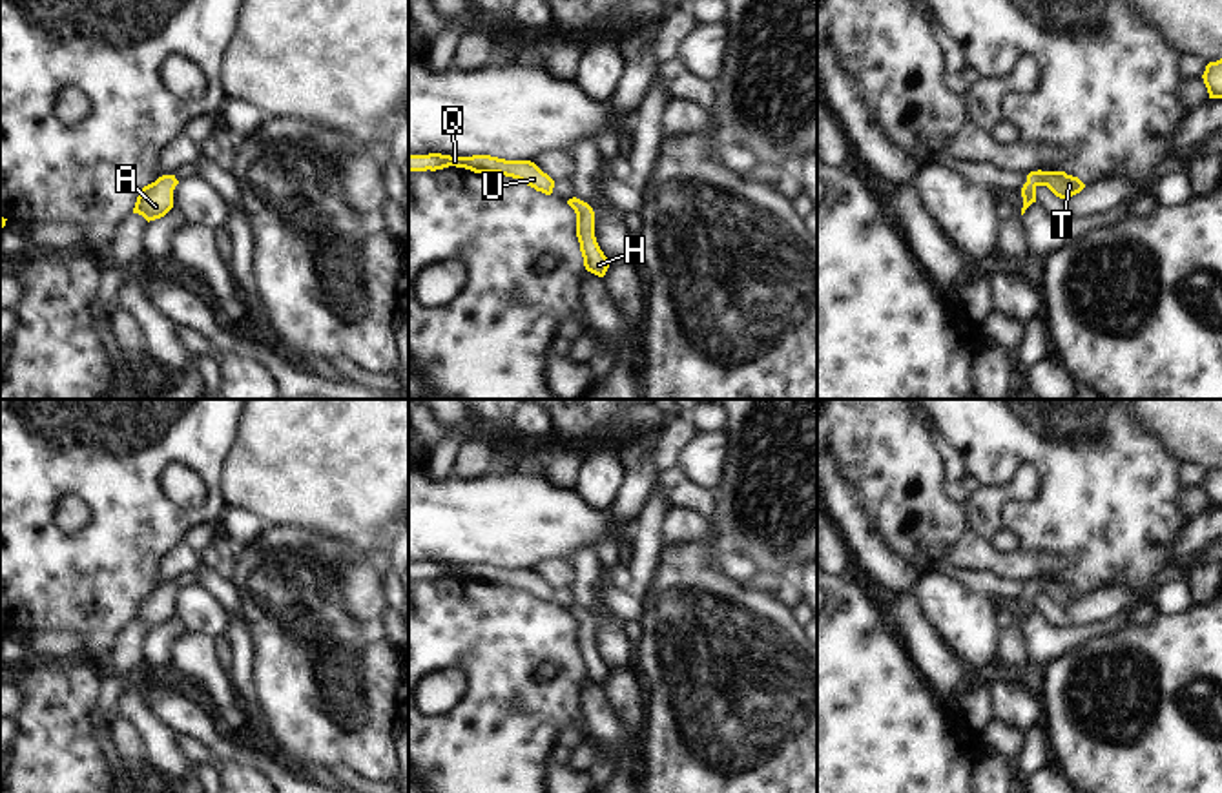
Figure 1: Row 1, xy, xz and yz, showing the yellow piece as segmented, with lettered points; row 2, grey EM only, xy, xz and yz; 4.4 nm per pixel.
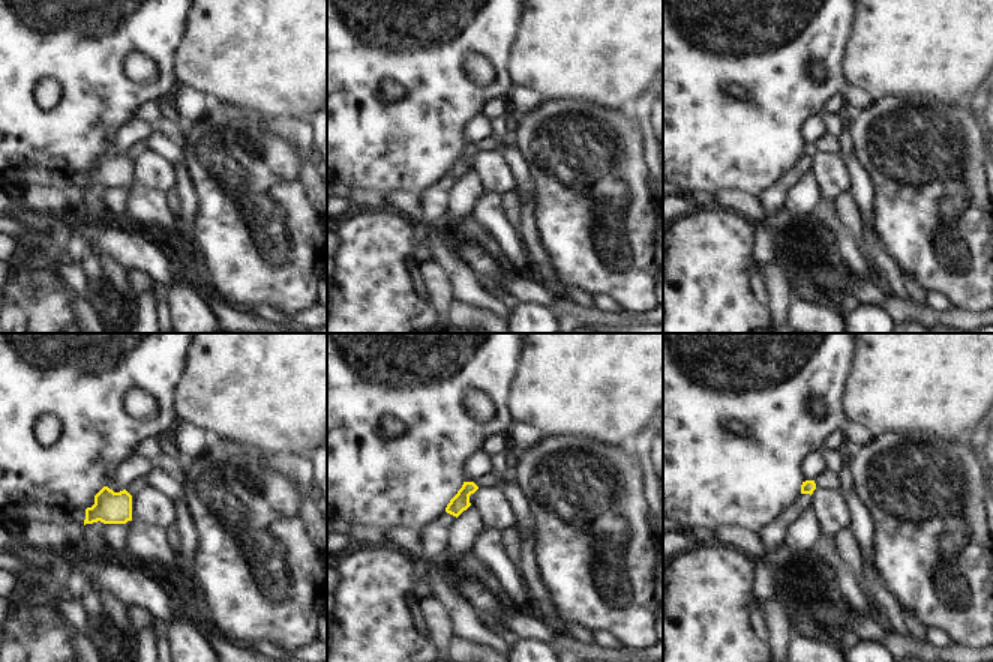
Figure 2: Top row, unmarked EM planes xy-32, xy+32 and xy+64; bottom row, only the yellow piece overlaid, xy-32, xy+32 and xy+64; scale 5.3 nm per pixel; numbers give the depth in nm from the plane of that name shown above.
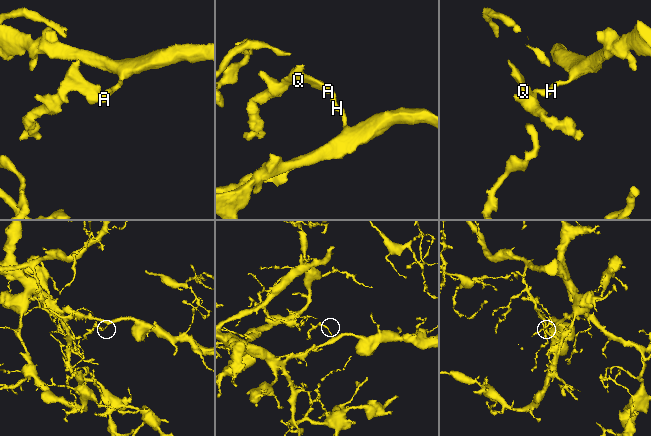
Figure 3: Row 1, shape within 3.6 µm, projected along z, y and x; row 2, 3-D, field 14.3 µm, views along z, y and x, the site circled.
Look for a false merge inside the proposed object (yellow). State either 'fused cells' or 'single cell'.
single cell

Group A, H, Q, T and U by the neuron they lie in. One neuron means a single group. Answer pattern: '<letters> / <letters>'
A H Q T U

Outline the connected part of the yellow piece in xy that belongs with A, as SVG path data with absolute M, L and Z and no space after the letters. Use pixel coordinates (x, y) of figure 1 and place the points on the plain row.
M162 583L144 594L137 605L133 622L142 623L148 631L164 625L173 616L173 598L177 592L175 583Z

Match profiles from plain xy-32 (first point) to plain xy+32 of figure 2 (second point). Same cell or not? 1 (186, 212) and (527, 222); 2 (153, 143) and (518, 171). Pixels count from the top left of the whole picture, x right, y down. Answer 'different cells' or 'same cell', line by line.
1: same cell
2: same cell

